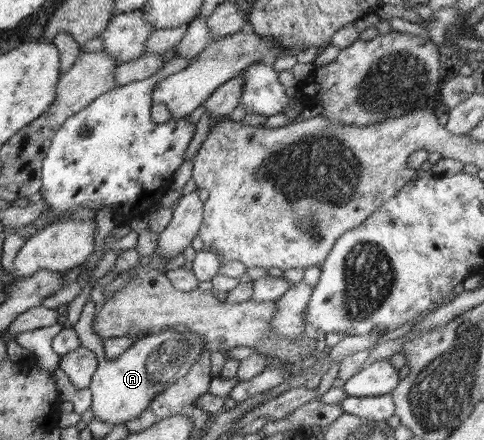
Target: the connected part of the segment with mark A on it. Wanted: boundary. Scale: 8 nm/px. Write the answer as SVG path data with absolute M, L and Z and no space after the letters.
M89 299L73 327L81 347L92 350L98 360L98 367L92 376L89 389L94 418L102 422L124 424L132 418L139 417L157 394L164 392L190 371L193 364L200 359L203 349L206 348L203 338L198 333L192 332L187 326L178 325L166 331L134 337L130 348L127 348L114 361L108 361L104 354L103 341L92 328L96 312L95 302Z

